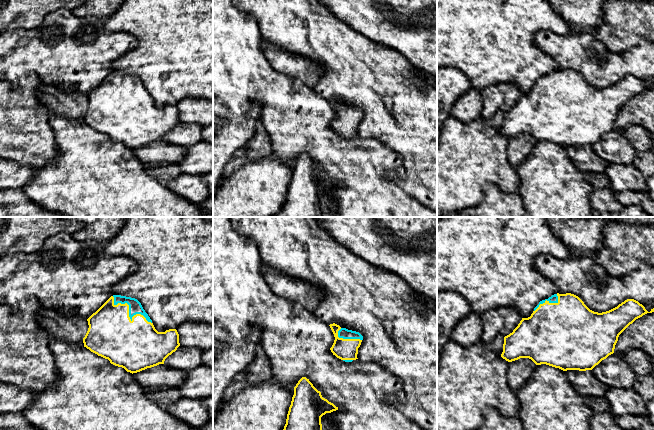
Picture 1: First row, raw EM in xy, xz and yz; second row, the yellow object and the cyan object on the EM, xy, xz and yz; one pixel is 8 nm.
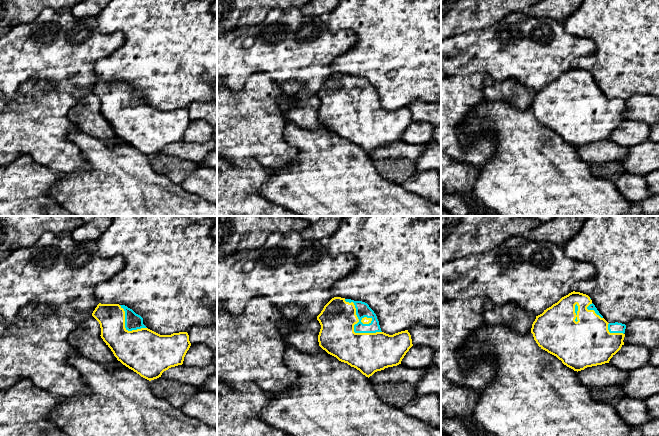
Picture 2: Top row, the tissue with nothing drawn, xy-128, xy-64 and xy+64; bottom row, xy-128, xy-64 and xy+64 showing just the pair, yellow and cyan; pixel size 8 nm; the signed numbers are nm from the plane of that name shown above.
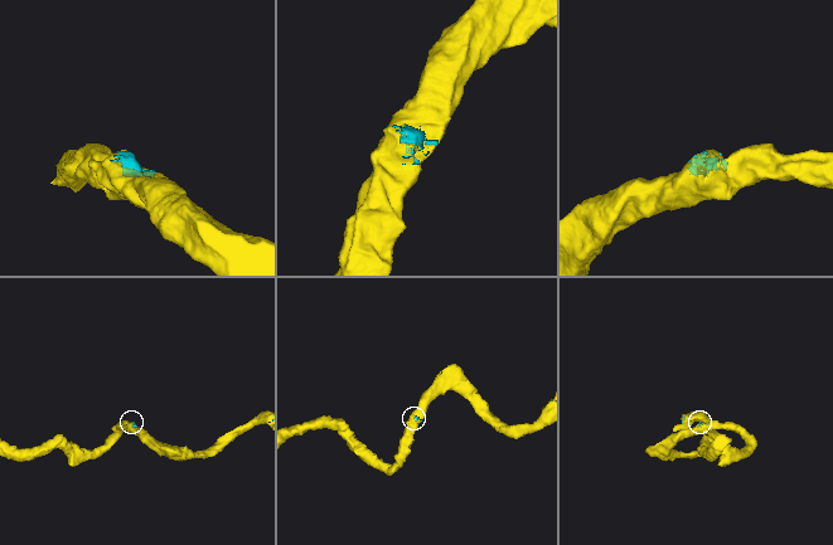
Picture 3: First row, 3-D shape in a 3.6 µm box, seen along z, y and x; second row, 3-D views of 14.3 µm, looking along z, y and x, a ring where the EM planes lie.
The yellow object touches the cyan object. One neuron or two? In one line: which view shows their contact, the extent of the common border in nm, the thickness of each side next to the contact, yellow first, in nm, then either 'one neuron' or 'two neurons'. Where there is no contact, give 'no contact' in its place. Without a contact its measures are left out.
xy | 380 nm | 380/110 nm | one neuron

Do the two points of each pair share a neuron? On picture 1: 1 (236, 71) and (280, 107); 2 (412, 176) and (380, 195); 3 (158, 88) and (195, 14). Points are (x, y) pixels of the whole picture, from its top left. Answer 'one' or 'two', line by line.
1: one
2: two
3: one

